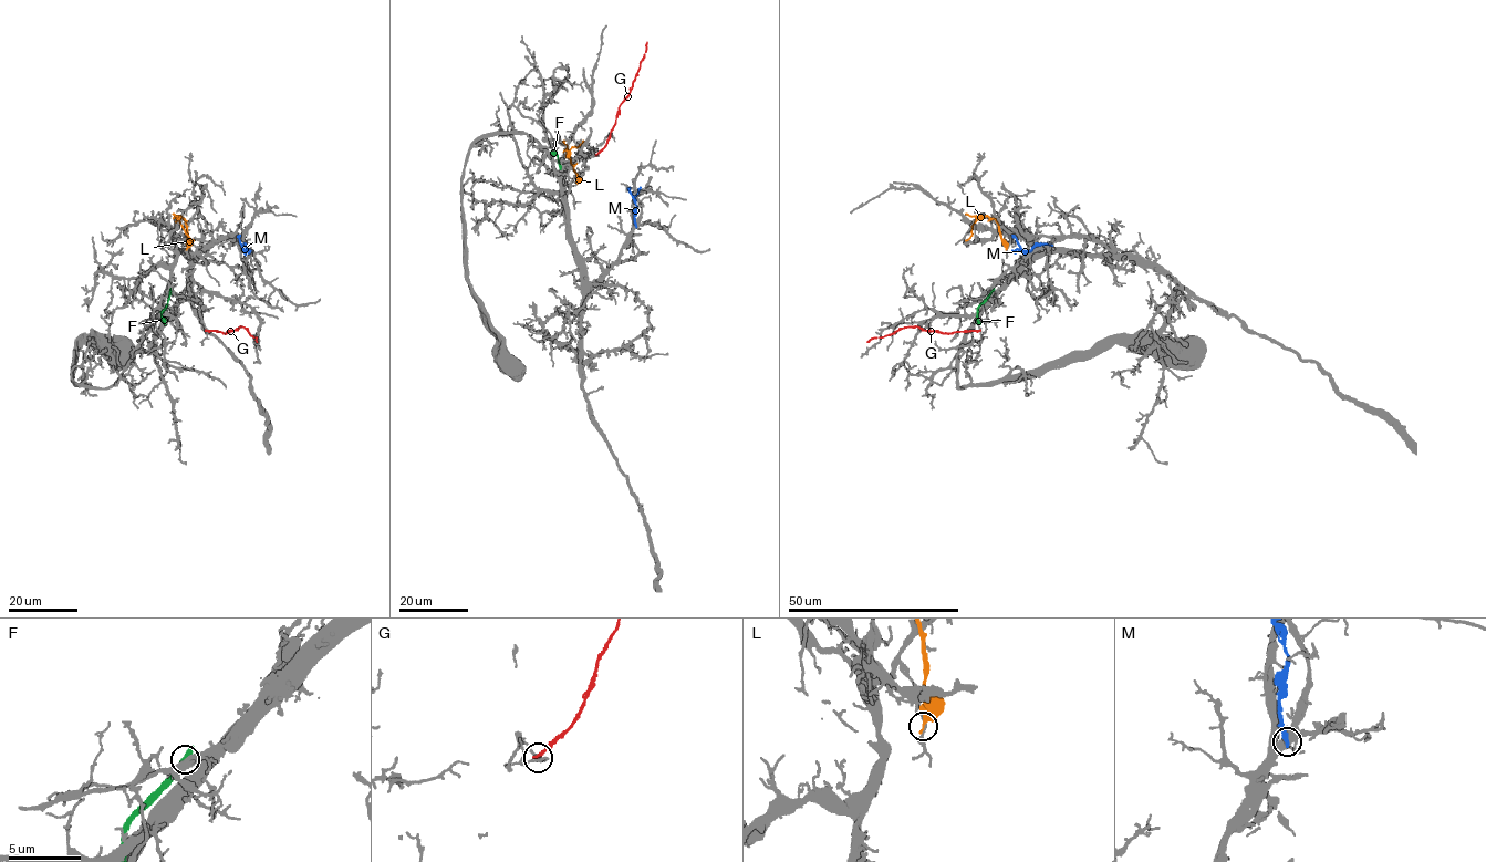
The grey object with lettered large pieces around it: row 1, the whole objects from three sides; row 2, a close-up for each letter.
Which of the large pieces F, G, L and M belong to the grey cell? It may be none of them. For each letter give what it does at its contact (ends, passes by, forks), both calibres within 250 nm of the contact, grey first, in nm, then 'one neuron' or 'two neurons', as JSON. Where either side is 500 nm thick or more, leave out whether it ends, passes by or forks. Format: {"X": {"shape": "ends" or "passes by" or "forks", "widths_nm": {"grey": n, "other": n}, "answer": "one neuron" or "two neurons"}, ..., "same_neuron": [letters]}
{"F": {"shape": "ends", "widths_nm": {"grey": 400, "other": 400}, "answer": "two neurons"}, "G": {"shape": "ends", "widths_nm": {"grey": 150, "other": 280}, "answer": "two neurons"}, "L": {"shape": "ends", "widths_nm": {"grey": 130, "other": 400}, "answer": "two neurons"}, "M": {"shape": "ends", "widths_nm": {"grey": 440, "other": 240}, "answer": "two neurons"}, "same_neuron": []}

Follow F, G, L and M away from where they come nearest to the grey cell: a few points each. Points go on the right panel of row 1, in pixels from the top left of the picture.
F: (991, 292), (978, 308), (979, 324)
G: (979, 330), (947, 333), (904, 326), (866, 342)
L: (1007, 248), (999, 224), (987, 216), (975, 221), (972, 235), (965, 241)
M: (1051, 245), (1036, 245), (1025, 251), (1011, 235)

